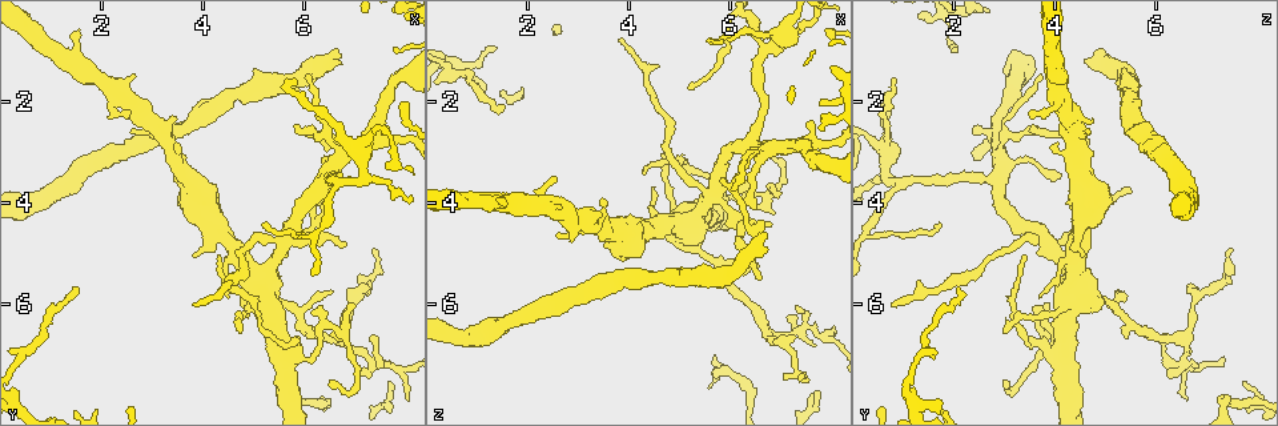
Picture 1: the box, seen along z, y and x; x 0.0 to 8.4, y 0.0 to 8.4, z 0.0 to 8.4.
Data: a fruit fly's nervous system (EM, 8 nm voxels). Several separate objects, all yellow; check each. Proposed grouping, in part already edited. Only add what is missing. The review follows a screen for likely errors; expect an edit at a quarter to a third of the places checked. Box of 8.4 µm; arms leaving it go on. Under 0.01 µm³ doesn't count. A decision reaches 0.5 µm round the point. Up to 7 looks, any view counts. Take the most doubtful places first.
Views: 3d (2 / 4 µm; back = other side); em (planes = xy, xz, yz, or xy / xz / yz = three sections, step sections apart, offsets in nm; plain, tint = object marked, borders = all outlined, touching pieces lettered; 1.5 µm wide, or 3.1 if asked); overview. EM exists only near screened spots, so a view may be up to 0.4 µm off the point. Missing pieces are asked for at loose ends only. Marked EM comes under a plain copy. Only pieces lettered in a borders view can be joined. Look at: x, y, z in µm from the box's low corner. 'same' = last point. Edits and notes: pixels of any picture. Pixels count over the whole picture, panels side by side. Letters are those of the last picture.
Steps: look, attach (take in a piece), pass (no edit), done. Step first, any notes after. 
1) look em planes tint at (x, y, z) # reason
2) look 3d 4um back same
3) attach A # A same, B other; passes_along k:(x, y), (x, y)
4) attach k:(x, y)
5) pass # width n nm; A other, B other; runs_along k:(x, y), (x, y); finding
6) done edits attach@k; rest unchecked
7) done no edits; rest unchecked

look em yz step 4 borders at (6.70, 1.25, 4.70) # long arm stops here

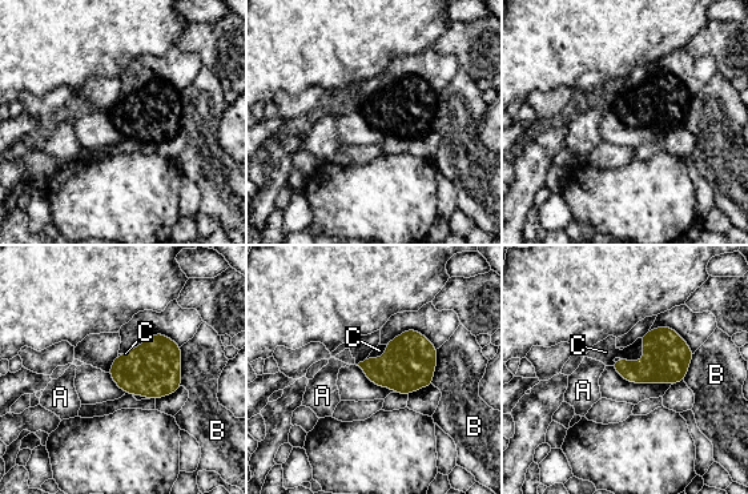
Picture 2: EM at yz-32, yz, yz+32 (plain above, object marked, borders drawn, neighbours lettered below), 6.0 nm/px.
look em xy step 4 borders same # another direction

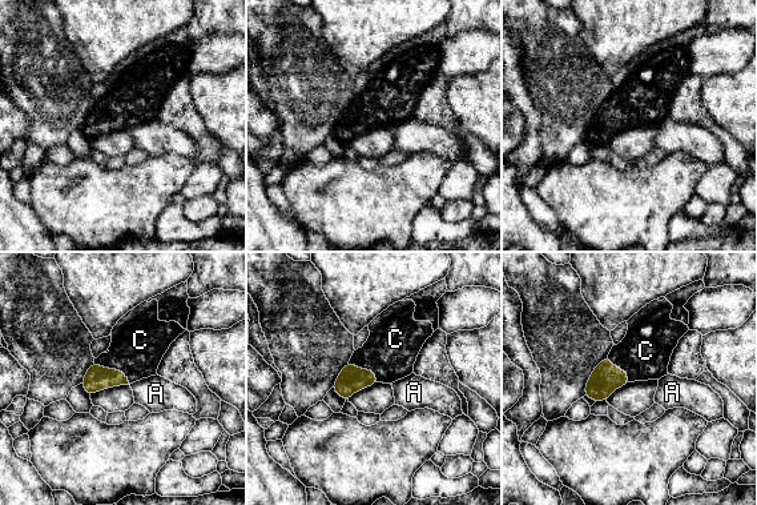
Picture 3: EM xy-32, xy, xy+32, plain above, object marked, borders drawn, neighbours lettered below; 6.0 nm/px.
attach C # longest_contact C 220 nm; A other, C same; passes_along 3:(351, 379), (366, 369), (395, 340); it goes on there

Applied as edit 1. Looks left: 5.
look overview # redraw

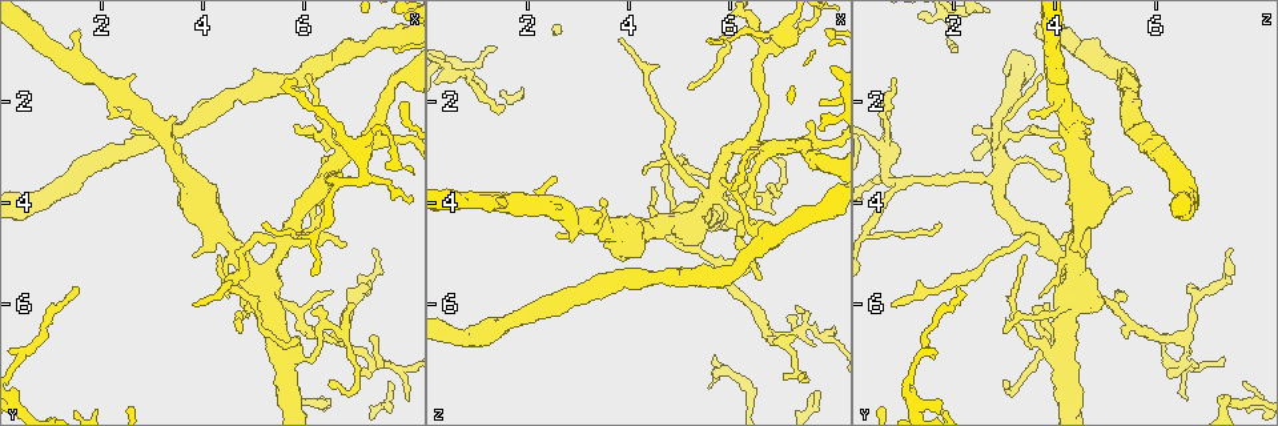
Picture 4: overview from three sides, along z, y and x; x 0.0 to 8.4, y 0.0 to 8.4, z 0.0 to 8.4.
look em planes borders at (1.50, 0.55, 3.95) # an open end

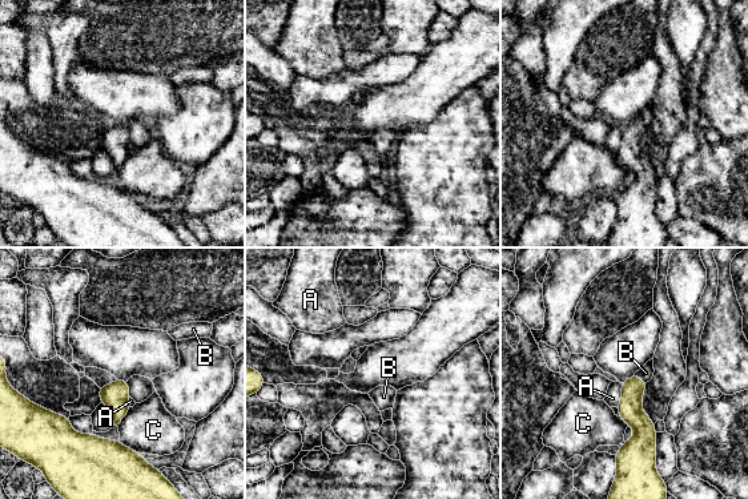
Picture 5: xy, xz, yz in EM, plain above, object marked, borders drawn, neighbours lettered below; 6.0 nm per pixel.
attach B # A other, B same, C other; the neuron continues

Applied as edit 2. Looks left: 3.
look 3d 4um back at (4.70, 6.50, 3.00) # free end

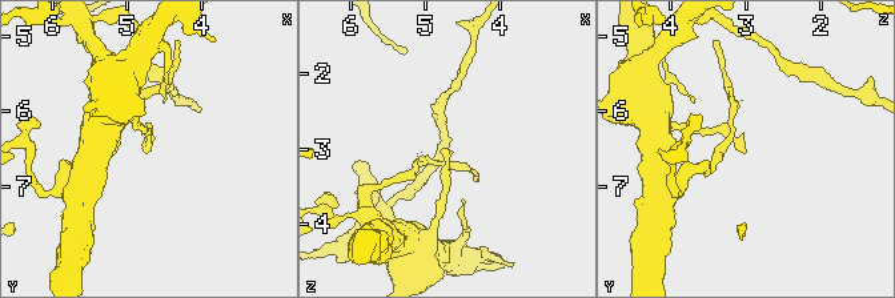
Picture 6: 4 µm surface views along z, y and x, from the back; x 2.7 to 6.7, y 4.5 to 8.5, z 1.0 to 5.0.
look em planes borders at (4.75, 6.60, 3.00) # now the EM

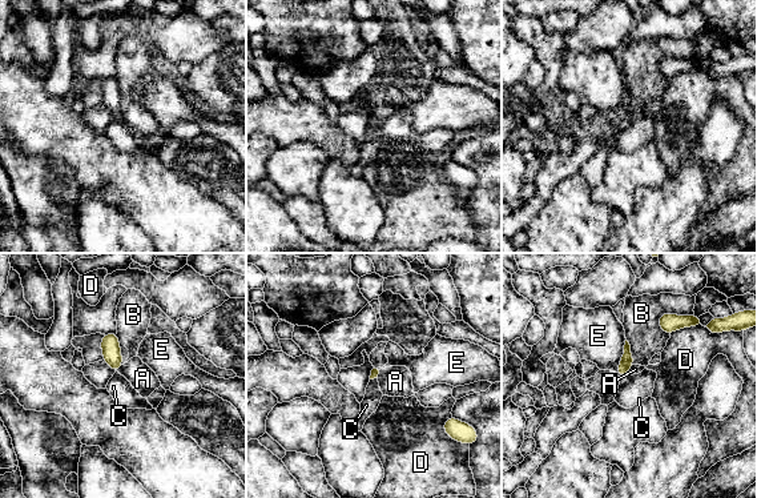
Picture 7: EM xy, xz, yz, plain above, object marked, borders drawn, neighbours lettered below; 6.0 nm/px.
pass # A other, B other, C other, D other, E other; no lettered piece goes on from it

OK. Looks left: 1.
done edits attach@3, attach@5; rest unchecked

